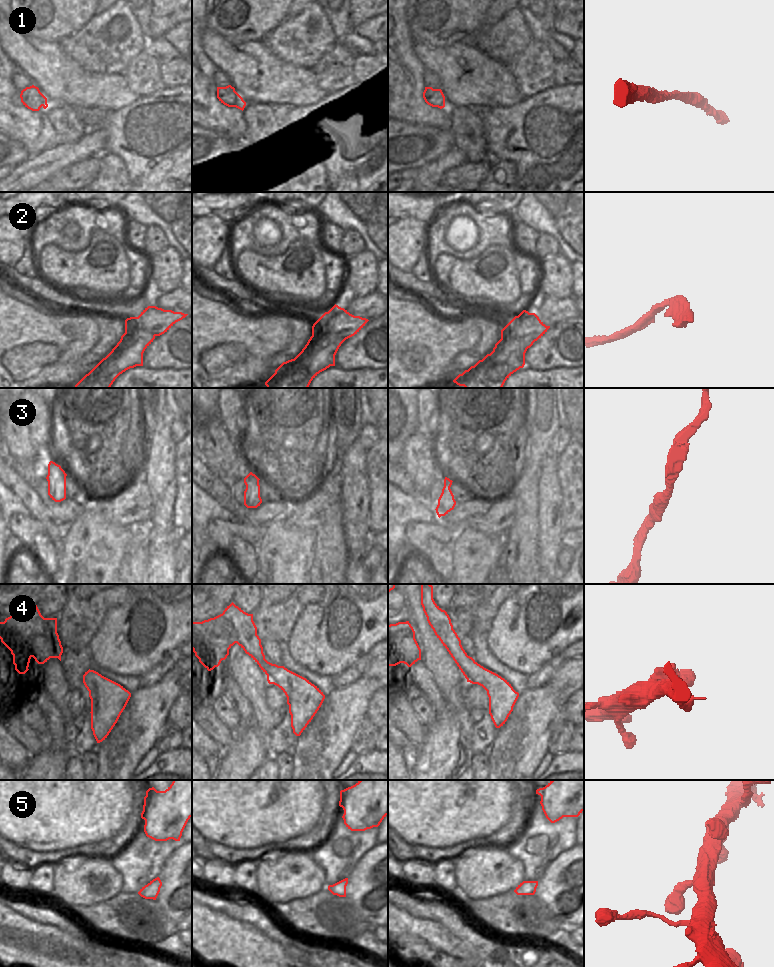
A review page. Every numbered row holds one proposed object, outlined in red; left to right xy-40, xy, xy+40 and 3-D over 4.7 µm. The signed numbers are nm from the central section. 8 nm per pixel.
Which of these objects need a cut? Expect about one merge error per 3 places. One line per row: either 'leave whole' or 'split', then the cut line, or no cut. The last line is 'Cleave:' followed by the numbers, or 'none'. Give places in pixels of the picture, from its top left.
1: leave whole | no cut
2: split | xy+40 (501, 338), (505, 340), (512, 338), (536, 340)
3: leave whole | no cut
4: leave whole | no cut
5: leave whole | no cut
Cleave: 2

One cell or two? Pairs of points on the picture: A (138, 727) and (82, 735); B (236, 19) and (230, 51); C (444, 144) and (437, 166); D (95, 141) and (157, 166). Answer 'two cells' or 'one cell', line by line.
A: two cells
B: two cells
C: two cells
D: two cells

